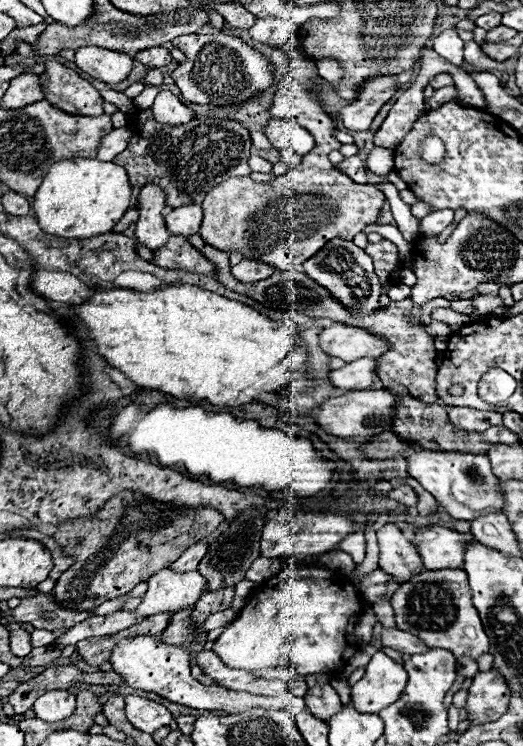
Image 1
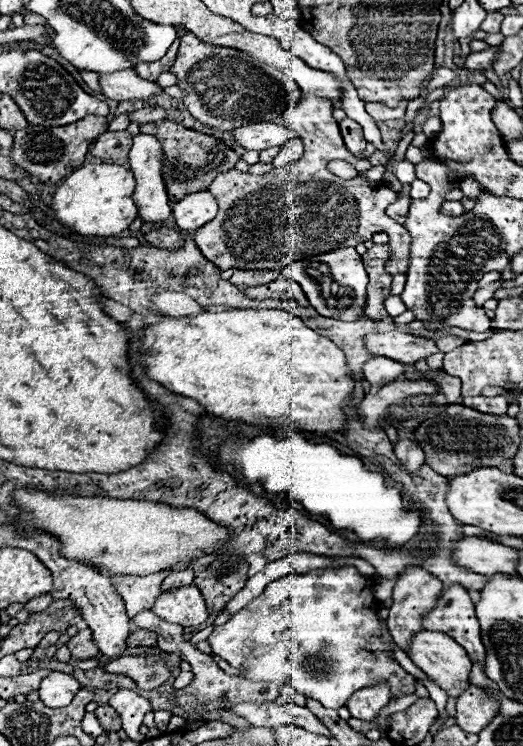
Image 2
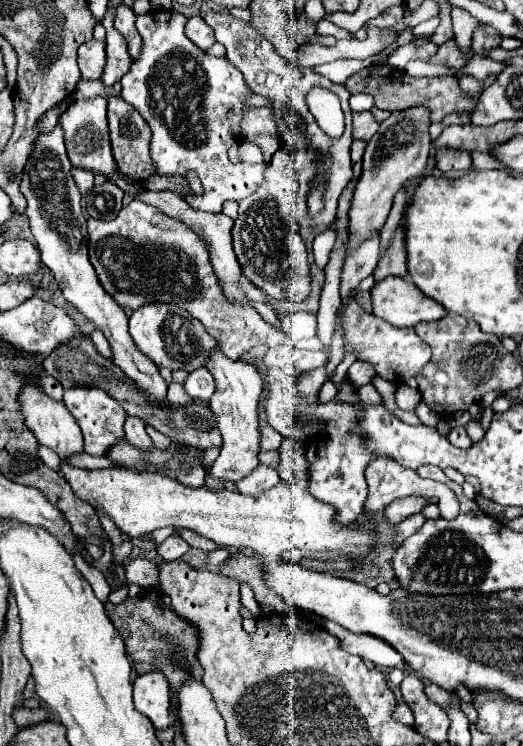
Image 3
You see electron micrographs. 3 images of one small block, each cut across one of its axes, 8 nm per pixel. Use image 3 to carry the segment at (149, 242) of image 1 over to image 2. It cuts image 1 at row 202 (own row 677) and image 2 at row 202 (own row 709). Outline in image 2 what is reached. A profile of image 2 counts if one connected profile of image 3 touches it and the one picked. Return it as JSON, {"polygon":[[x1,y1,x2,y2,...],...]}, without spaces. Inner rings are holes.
{"polygon":[[136,134,134,136,134,146,132,146,130,154,128,154,130,170,134,172,134,178,136,178,136,190,134,190,132,198,134,198,136,206,138,206,138,216,144,222,150,222,150,224,164,222,172,214,170,200,168,200,166,188,164,188,164,180,162,180,162,174,160,174,162,154,164,154,162,152,162,144,154,136,150,136,150,134]]}

